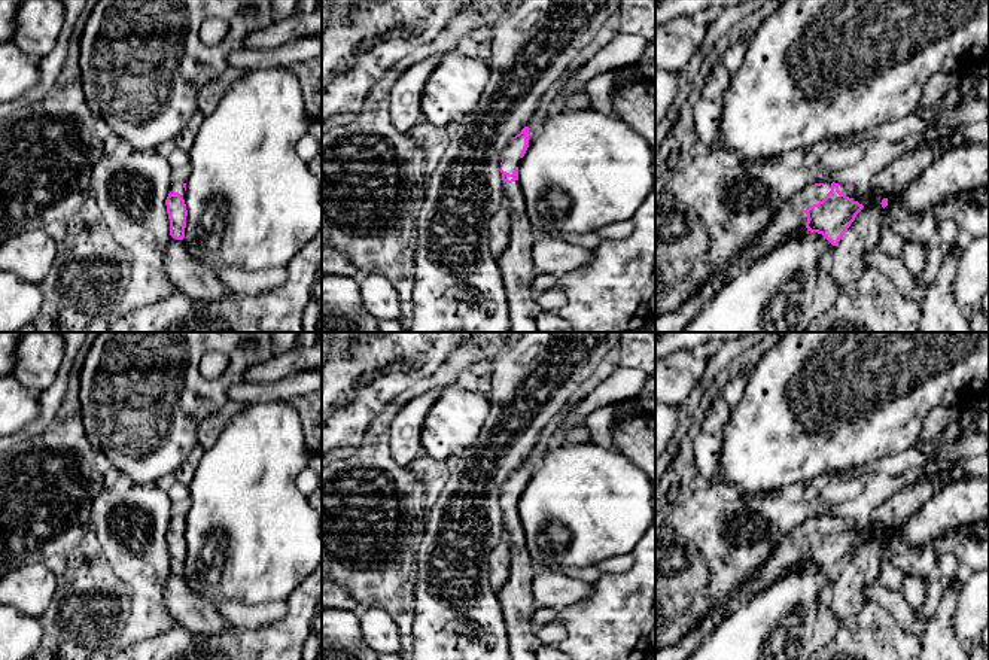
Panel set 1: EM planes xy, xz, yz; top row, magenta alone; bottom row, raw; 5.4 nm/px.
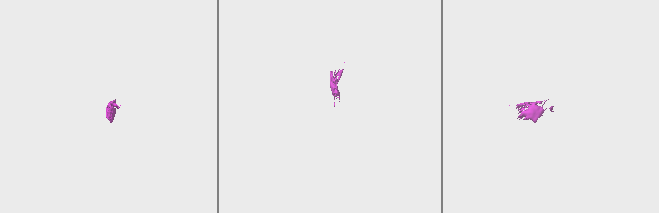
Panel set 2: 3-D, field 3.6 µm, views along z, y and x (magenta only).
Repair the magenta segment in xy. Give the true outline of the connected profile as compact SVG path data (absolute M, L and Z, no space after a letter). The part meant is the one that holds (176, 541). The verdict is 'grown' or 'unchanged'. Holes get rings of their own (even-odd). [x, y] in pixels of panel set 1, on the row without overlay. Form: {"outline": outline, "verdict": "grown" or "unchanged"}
{"outline": "M176 515L170 520L170 527L165 533L167 547L170 553L170 569L176 574L185 572L186 562L186 538L185 538L186 517Z", "verdict": "grown"}

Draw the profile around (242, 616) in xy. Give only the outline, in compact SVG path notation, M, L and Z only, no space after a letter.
M225 600L216 605L219 614L237 629L256 630L273 624L286 615L286 605L282 602L249 605L235 600Z

